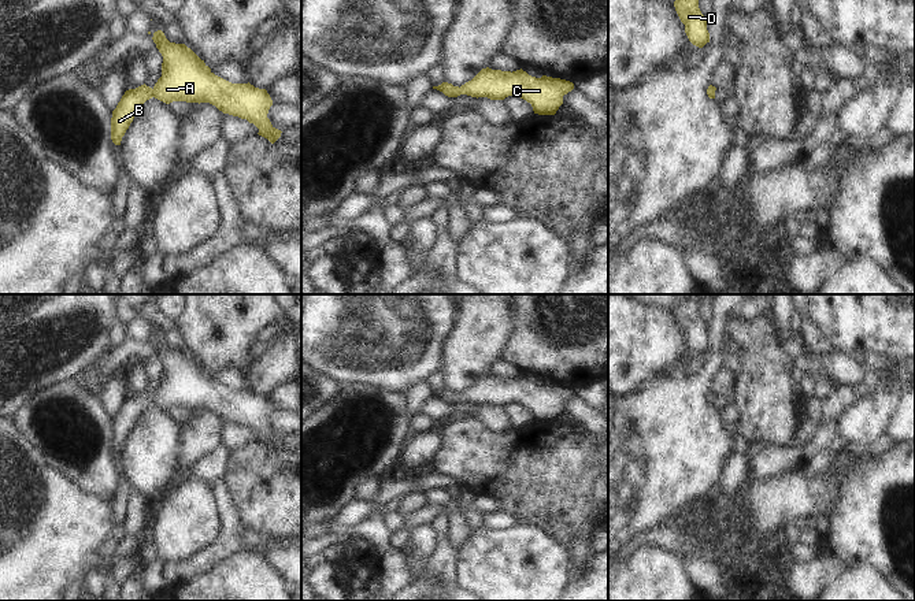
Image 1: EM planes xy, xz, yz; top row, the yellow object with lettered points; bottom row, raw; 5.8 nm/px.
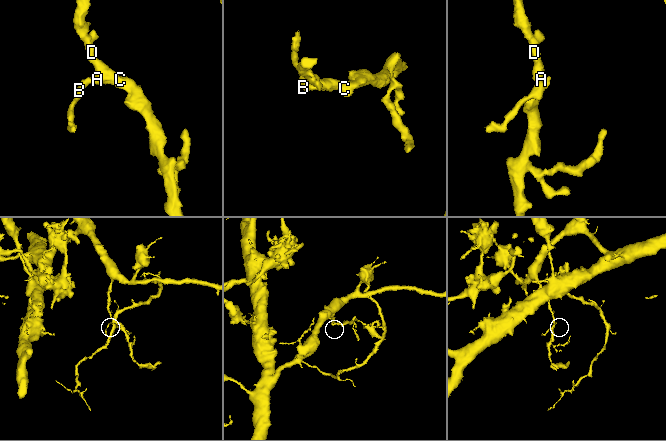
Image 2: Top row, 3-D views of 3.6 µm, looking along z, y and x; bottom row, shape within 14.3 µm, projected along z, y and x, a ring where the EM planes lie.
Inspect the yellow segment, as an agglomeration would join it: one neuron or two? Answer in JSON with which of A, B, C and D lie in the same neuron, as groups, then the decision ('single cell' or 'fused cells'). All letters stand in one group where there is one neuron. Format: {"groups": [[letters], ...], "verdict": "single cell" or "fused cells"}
{"groups": [["A", "B", "C", "D"]], "verdict": "single cell"}

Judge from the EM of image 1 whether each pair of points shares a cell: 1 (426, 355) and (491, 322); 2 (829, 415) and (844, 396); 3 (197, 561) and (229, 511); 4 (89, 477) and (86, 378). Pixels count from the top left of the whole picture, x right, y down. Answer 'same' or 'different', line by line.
1: different
2: same
3: same
4: different

